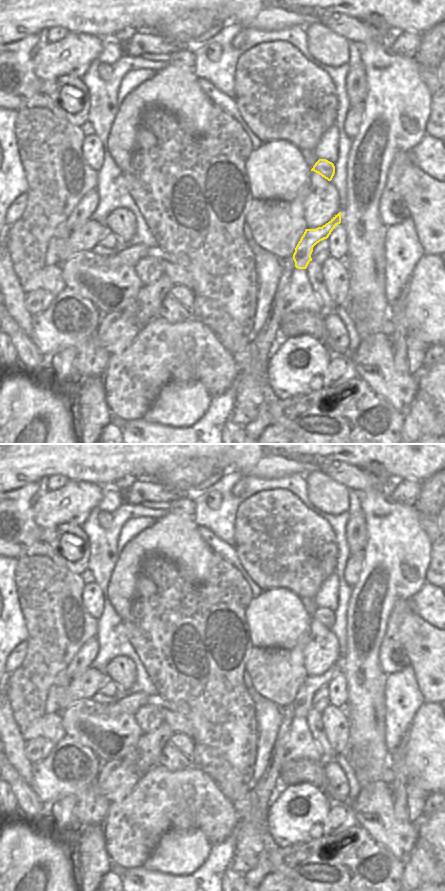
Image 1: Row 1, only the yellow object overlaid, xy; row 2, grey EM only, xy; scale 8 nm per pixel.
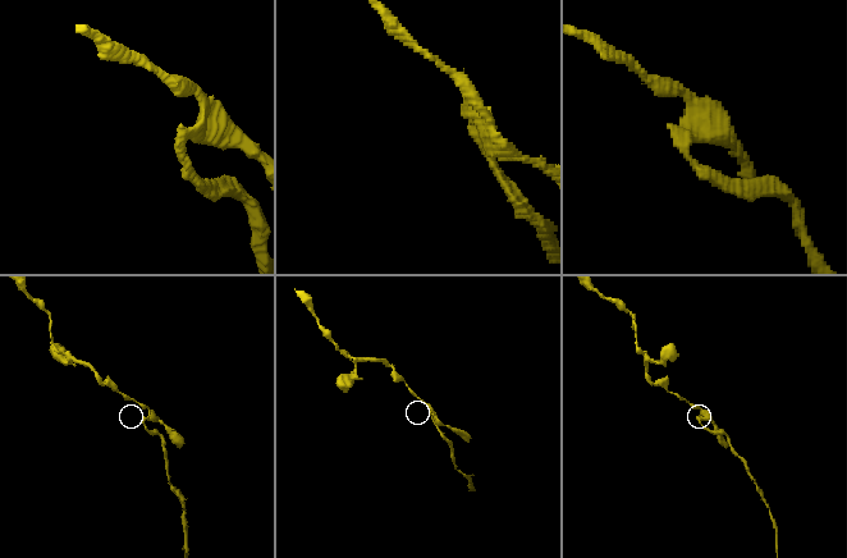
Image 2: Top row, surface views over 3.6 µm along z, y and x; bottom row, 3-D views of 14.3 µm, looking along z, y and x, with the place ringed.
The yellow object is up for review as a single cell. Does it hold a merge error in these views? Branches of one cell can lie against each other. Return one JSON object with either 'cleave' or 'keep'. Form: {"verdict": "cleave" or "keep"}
{"verdict": "cleave"}

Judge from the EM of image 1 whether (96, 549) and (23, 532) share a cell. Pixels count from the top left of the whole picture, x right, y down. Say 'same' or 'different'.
different

